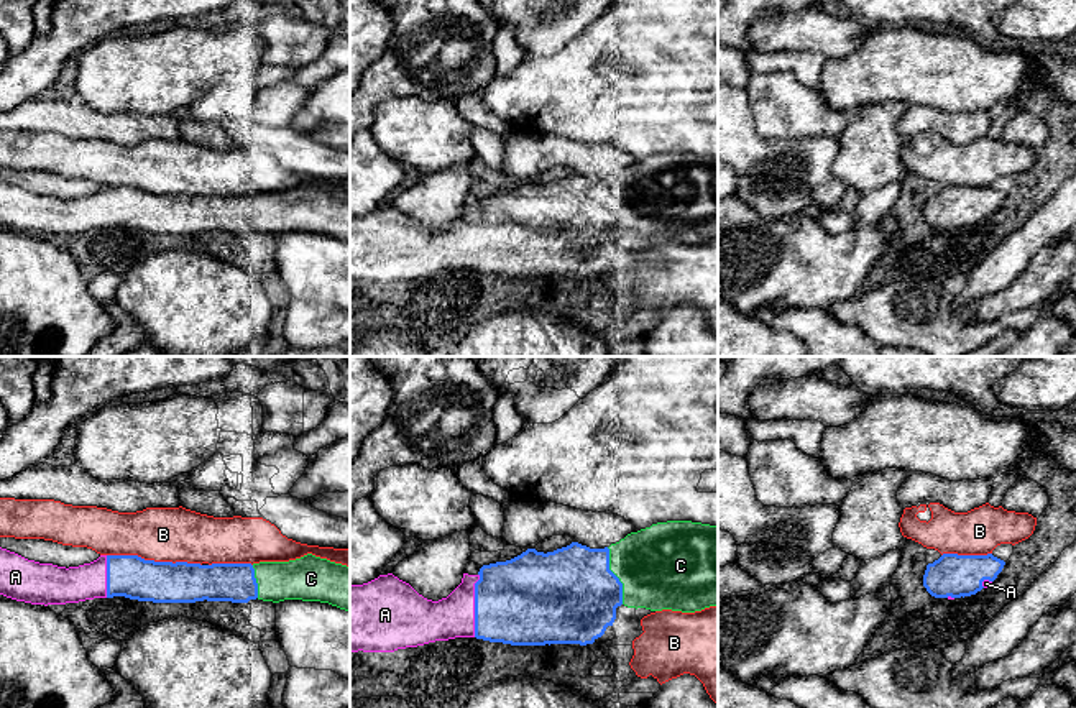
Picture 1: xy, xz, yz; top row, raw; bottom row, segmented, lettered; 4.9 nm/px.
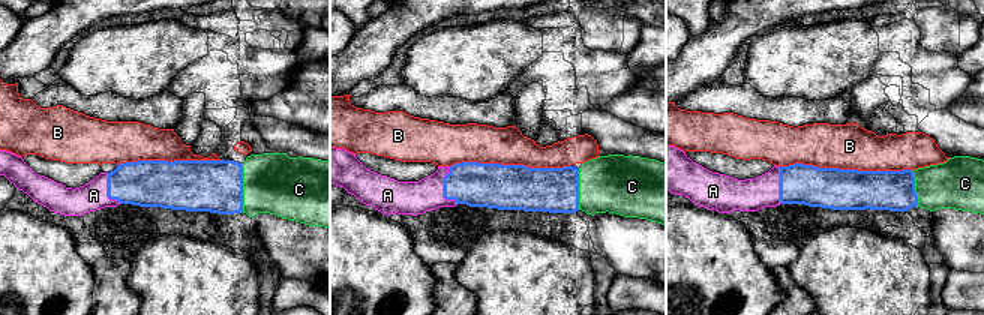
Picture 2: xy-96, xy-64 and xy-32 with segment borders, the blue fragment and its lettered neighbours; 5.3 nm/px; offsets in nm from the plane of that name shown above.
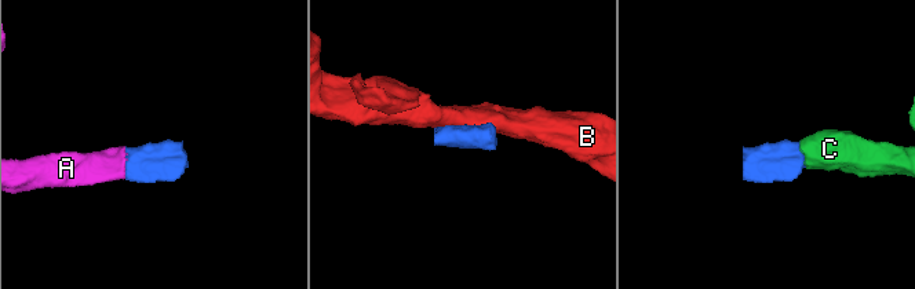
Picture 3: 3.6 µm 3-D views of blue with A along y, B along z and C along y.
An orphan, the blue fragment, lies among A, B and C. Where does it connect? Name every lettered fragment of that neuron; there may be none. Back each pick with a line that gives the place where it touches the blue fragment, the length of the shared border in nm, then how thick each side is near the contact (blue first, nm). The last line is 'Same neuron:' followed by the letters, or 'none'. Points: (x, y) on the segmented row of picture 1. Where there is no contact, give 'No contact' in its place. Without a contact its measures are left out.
A: Touches blue at xz (475, 605). Shared border 320 nm. Thickness 440 nm (blue) against 200 nm
C: Touches blue at xz (615, 575). Shared border 300 nm. Thickness 460 nm (blue) against 420 nm
Same neuron: A, C

